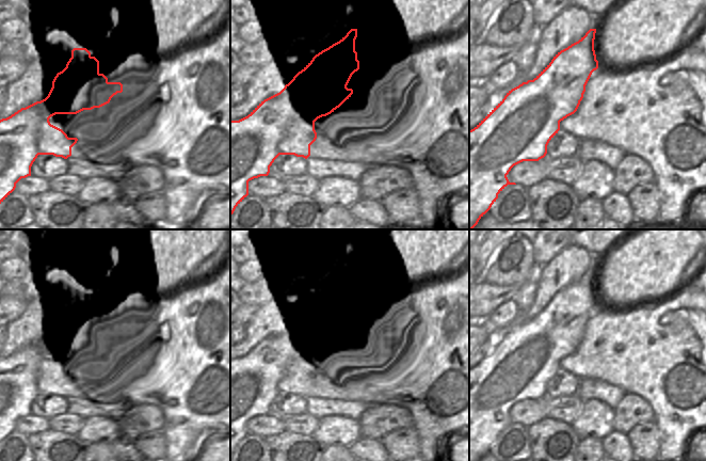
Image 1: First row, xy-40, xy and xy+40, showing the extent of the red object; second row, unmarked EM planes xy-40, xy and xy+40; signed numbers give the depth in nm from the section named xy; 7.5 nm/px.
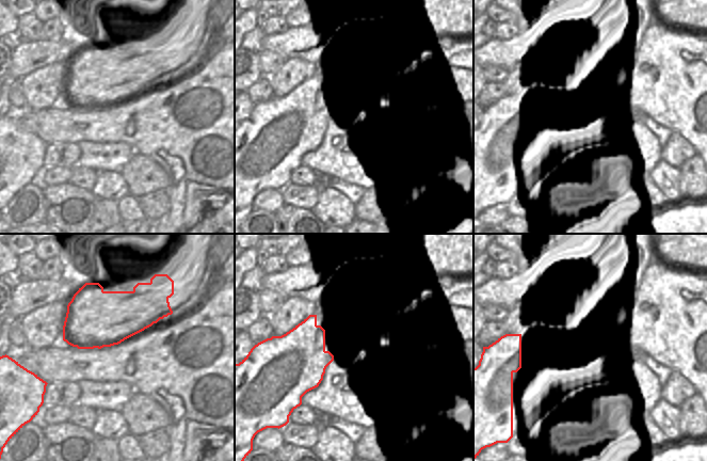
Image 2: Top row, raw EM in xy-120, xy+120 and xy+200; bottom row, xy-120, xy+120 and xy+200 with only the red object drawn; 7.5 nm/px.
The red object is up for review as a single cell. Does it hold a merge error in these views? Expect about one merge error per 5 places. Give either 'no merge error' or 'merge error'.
merge error

